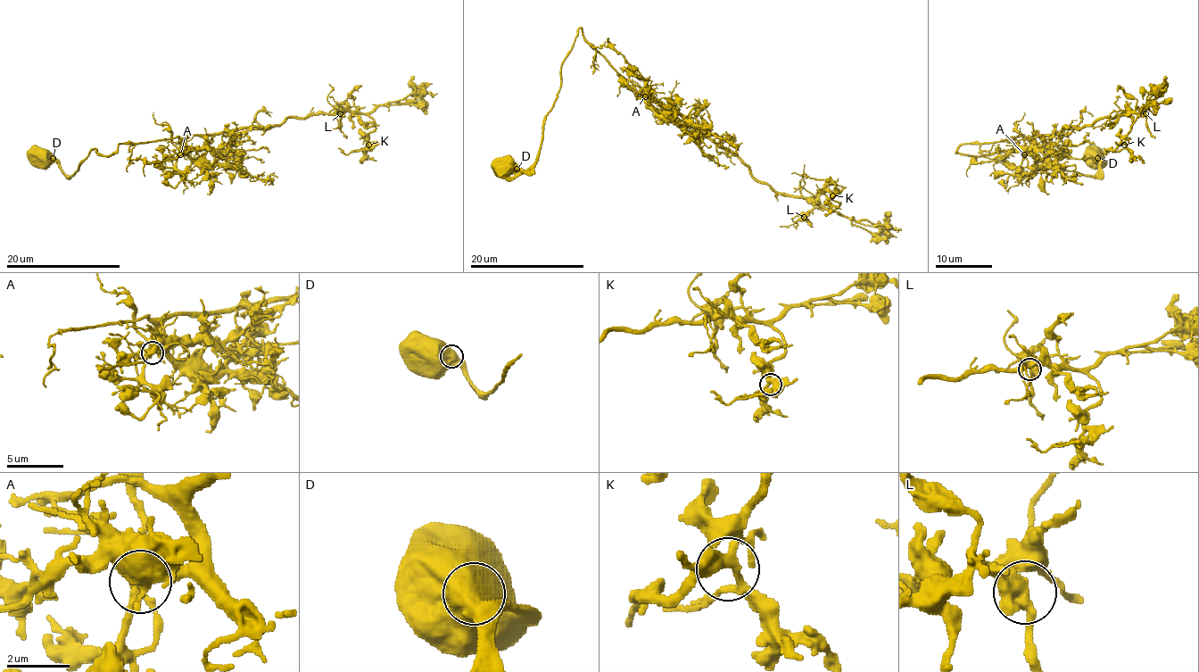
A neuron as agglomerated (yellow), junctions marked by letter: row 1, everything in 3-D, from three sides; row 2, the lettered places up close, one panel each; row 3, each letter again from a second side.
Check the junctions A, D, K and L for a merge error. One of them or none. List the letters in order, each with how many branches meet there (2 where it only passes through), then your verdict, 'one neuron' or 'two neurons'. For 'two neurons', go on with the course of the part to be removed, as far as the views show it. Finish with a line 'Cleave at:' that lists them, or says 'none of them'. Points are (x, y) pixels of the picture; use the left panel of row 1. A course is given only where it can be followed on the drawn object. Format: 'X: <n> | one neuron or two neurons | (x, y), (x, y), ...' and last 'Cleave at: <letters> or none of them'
A: 3 | one neuron
D: 2 | one neuron
K: 3 | one neuron
L: 3 | one neuron
Cleave at: none of them

